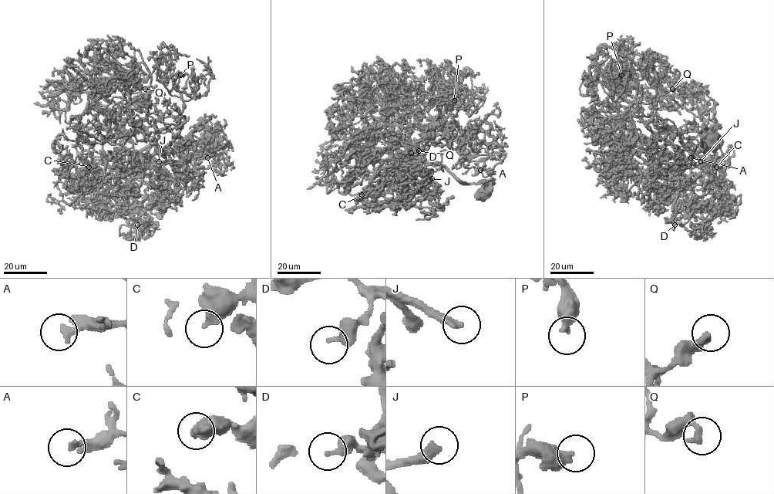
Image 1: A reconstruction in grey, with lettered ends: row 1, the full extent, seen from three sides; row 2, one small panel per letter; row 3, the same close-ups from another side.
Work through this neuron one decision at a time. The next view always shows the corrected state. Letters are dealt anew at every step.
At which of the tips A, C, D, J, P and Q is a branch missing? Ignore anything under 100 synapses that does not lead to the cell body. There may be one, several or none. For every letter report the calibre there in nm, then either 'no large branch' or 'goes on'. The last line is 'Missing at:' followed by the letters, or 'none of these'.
A: calibre 320 nm; no large branch
C: calibre 380 nm; no large branch
D: calibre 320 nm; no large branch
J: calibre 320 nm; goes on
P: calibre 440 nm; no large branch
Q: calibre 320 nm; no large branch
Missing at: J

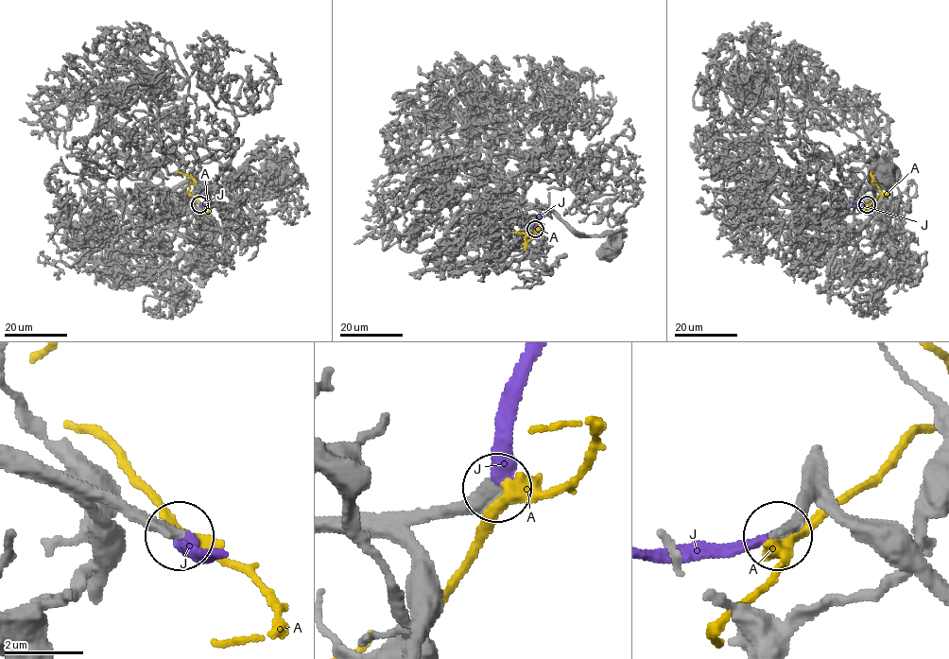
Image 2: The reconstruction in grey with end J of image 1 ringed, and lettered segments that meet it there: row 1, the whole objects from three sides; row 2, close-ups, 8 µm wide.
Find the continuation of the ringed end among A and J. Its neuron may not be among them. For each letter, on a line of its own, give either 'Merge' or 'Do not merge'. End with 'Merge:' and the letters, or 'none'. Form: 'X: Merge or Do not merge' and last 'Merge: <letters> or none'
A: Do not merge
J: Merge
Merge: J

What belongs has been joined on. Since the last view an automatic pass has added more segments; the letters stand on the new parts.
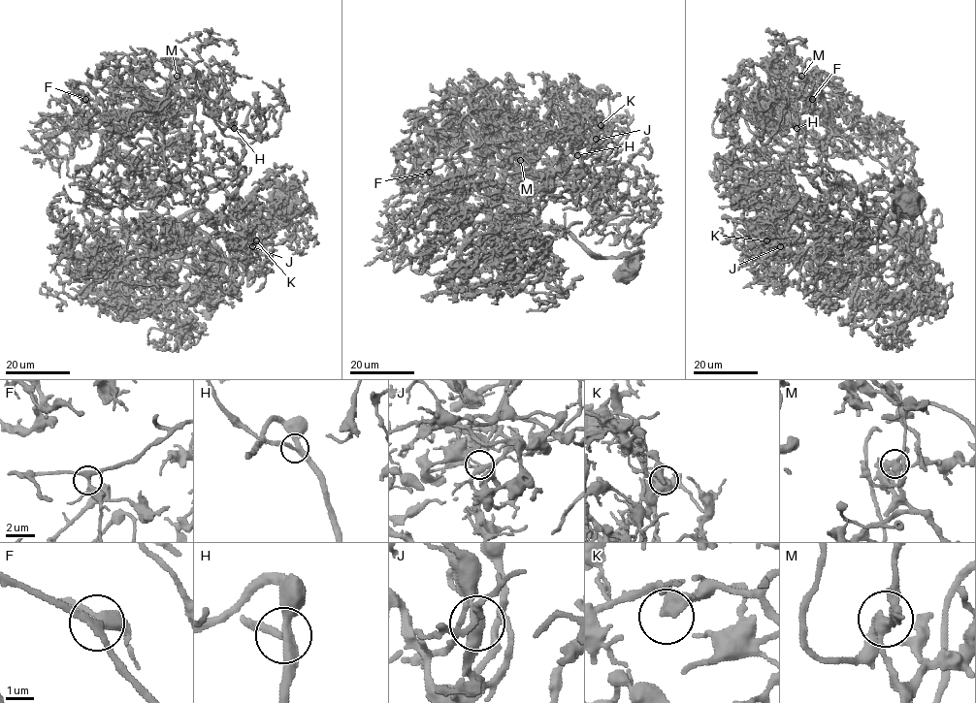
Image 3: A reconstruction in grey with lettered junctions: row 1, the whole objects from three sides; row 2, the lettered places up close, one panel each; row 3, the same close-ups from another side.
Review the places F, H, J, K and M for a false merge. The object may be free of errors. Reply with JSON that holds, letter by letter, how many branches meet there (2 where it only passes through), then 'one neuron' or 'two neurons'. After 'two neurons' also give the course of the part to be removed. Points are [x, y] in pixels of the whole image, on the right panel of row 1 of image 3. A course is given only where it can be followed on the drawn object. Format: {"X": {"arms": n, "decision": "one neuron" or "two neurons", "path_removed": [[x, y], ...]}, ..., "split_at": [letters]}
{"F": {"arms": 4, "decision": "one neuron"}, "H": {"arms": 3, "decision": "one neuron"}, "J": {"arms": 3, "decision": "two neurons", "path_removed": [[780, 246], [787, 242], [781, 241], [779, 236], [798, 240], [823, 230], [797, 262]]}, "K": {"arms": 2, "decision": "one neuron"}, "M": {"arms": 3, "decision": "one neuron"}, "split_at": ["J"]}

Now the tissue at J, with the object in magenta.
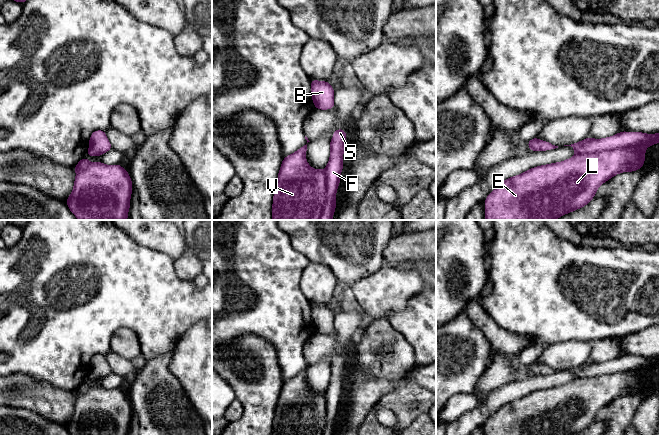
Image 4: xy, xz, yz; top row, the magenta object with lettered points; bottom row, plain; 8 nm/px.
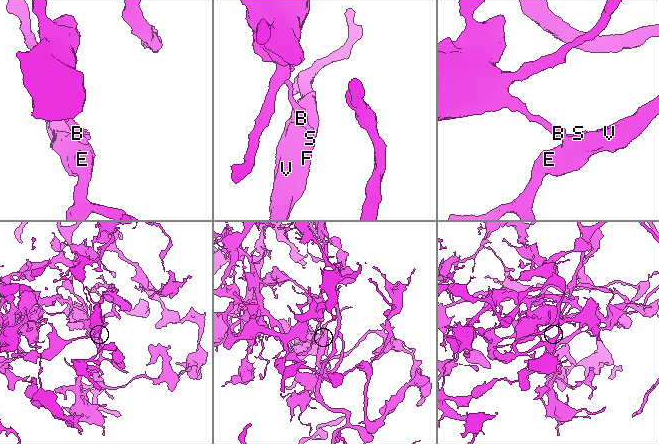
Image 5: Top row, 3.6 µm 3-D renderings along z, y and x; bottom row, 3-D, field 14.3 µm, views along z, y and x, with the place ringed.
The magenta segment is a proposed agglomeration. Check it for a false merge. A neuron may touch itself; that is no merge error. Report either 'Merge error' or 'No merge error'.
Merge error

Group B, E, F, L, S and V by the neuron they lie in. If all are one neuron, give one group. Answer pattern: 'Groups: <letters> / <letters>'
Groups: B / E F L S V

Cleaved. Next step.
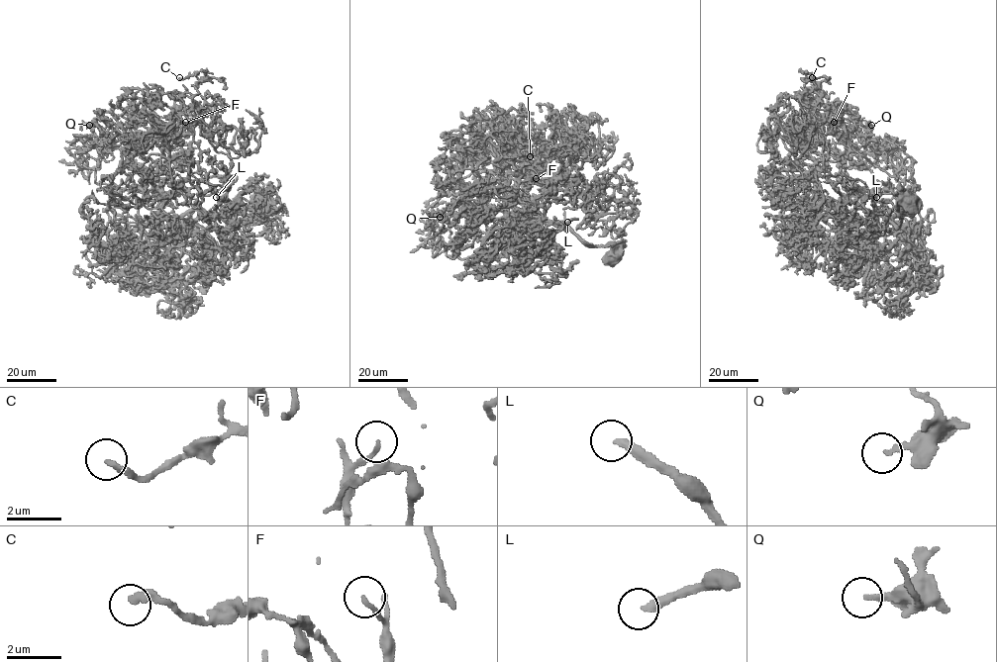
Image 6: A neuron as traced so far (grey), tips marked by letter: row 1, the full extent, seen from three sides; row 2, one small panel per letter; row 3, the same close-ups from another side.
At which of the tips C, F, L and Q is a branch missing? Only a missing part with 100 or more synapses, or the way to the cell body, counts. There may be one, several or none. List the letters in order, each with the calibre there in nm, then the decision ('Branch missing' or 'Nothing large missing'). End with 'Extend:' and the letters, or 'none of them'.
C: Thickness 260 nm. Nothing large missing
F: Thickness 140 nm. Nothing large missing
L: Thickness 320 nm. Branch missing
Q: Thickness 200 nm. Nothing large missing
Extend: L

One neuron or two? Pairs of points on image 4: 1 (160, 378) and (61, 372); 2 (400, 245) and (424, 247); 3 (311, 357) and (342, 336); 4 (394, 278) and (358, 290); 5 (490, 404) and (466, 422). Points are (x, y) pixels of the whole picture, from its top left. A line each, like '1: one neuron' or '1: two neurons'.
1: two neurons
2: one neuron
3: one neuron
4: one neuron
5: one neuron

